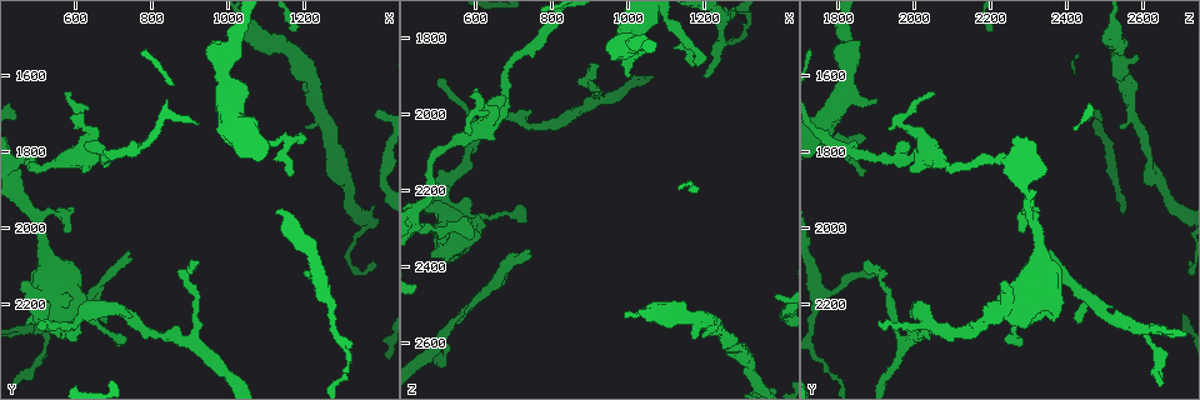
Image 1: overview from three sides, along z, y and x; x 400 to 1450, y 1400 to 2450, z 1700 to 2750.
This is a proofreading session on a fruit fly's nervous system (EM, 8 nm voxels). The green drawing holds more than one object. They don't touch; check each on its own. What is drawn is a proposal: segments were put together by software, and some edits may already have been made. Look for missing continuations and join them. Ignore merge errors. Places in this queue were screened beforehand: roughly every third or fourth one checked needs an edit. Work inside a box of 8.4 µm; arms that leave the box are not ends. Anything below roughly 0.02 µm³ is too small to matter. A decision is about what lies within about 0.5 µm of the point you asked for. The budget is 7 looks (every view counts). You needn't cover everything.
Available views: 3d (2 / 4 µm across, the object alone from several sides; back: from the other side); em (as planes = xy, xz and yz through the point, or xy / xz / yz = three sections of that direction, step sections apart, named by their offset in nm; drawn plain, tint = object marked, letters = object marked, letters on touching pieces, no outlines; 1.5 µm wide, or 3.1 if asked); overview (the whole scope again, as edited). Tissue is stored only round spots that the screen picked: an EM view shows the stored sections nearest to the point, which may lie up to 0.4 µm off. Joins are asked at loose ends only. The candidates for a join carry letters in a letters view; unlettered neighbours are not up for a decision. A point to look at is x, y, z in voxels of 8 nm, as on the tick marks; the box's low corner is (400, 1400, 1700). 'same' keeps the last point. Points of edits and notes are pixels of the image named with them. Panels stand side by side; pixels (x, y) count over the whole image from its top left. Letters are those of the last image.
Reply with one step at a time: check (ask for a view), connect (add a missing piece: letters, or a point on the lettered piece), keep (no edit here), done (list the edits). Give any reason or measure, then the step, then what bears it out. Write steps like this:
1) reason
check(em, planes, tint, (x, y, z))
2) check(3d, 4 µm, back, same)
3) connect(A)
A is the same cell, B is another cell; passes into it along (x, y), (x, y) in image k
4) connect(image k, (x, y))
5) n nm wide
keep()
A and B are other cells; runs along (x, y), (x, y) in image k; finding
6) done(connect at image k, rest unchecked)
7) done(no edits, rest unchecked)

thin end
check(3d, 4 µm, back, (685, 2250, 2435))

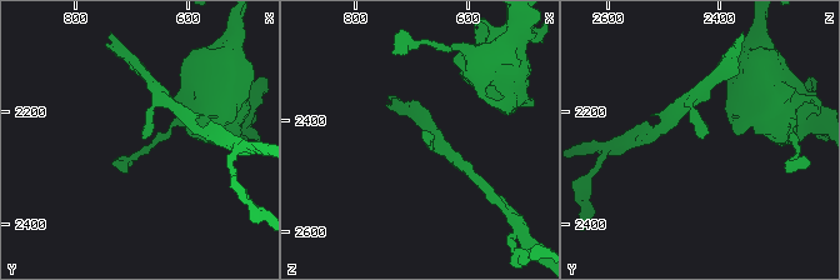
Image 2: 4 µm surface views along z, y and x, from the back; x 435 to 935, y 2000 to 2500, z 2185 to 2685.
now the EM
check(em, planes, letters, (675, 2250, 2430))

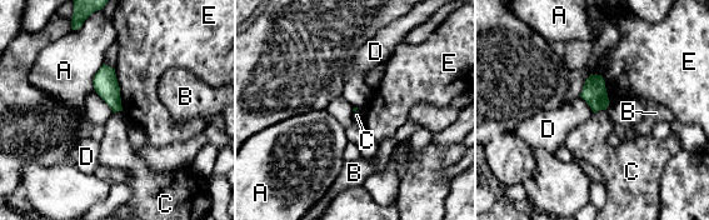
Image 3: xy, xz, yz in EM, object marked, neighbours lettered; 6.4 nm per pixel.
keep()
A, B, C, D and E are other cells; border along (605, 109), (593, 113) in image 3; none of them fits

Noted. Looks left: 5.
tapers out
check(em, planes, letters, (505, 2240, 1905))

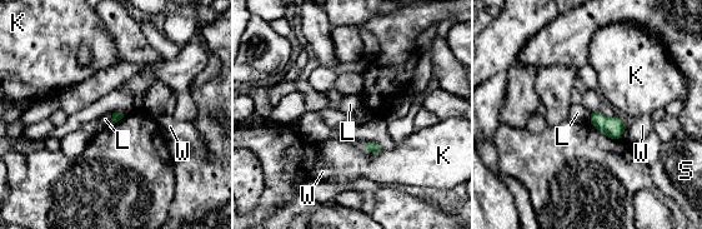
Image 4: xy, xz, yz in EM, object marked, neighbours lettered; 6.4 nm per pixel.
keep()
K, L, S and W are other cells; border along (114, 113), (110, 123) in image 4; none of them fits

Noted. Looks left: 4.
an open end
check(em, planes, letters, (1175, 1775, 1860))

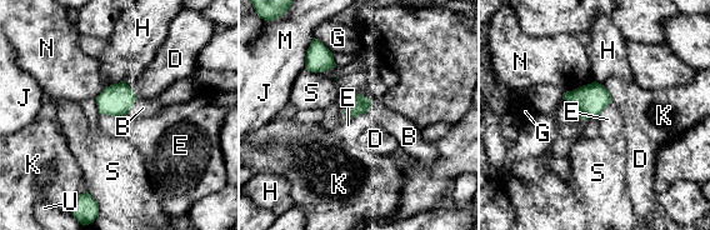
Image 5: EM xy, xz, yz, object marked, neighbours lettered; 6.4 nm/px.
connect(B)
B is the same cell, D, E, G, H, J, K, M, N, S and U are other cells; it goes on there

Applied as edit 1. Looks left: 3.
done(connect at image 5, rest unchecked)

